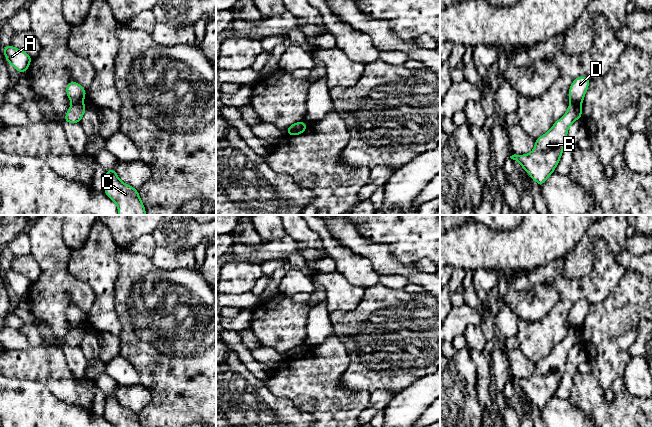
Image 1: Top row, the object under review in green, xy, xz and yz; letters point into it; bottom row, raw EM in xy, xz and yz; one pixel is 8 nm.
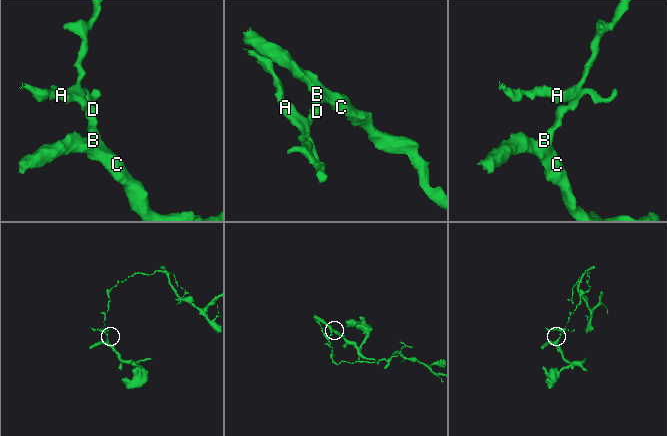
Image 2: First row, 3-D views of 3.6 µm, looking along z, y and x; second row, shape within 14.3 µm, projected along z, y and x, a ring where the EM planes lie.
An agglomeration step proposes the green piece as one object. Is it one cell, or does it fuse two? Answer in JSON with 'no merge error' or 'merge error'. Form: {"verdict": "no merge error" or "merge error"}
{"verdict": "merge error"}

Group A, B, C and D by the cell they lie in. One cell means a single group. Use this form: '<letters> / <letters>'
A D / B C

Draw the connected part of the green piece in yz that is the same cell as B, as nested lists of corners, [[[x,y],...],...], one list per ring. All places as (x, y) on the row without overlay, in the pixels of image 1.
[[[571,326],[566,338],[547,357],[536,363],[531,377],[522,380],[514,378],[510,382],[519,386],[532,403],[542,410],[559,387],[569,350],[581,341],[581,330]]]

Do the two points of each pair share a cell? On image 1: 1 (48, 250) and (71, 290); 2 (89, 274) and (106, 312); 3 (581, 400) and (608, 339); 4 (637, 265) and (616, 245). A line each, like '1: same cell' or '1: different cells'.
1: same cell
2: same cell
3: different cells
4: different cells

